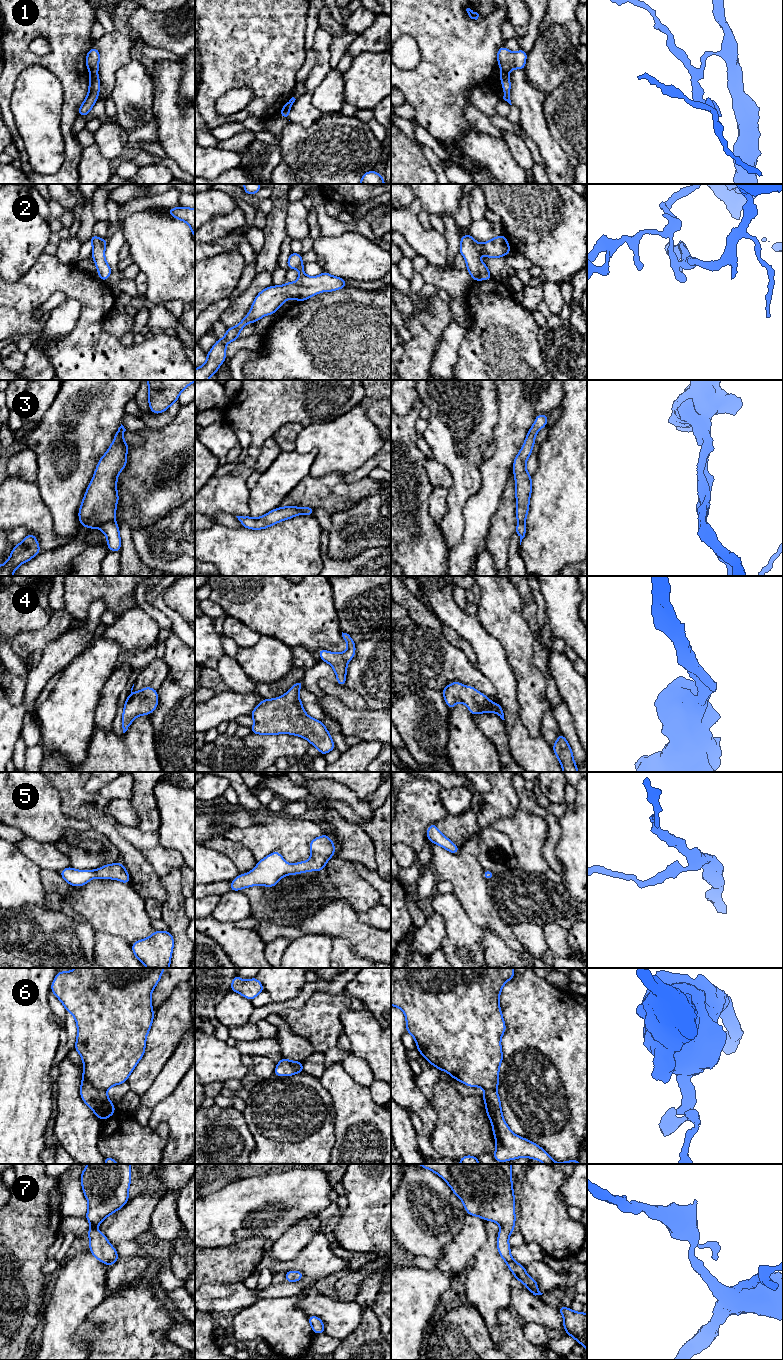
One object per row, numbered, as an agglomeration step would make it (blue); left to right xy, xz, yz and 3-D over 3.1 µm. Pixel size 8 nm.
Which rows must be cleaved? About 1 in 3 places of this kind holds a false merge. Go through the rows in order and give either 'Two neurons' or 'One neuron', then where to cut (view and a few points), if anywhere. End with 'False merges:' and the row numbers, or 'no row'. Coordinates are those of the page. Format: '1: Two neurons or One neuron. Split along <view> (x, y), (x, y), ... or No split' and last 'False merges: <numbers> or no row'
1: Two neurons. Split along xy (96, 72), (90, 76)
2: Two neurons. Split along yz (473, 240), (479, 252)
3: Two neurons. Split along xy (113, 520), (104, 523), (100, 527)
4: One neuron. No split
5: One neuron. No split
6: Two neurons. Split along xy (82, 1077), (95, 1087), (105, 1091)
7: One neuron. No split
False merges: 1, 2, 3, 6

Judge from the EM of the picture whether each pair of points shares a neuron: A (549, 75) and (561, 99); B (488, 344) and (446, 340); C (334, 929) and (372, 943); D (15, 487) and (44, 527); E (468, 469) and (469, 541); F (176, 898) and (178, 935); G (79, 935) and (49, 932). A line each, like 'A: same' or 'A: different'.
A: different
B: different
C: same
D: same
E: different
F: same
G: same

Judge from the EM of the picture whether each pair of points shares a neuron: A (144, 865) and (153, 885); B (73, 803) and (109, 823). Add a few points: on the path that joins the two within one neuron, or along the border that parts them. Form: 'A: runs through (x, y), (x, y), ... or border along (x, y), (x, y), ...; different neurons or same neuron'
A: runs through (144, 870), (144, 876), (148, 880); same neuron
B: runs through (82, 806), (89, 807), (100, 818); same neuron

